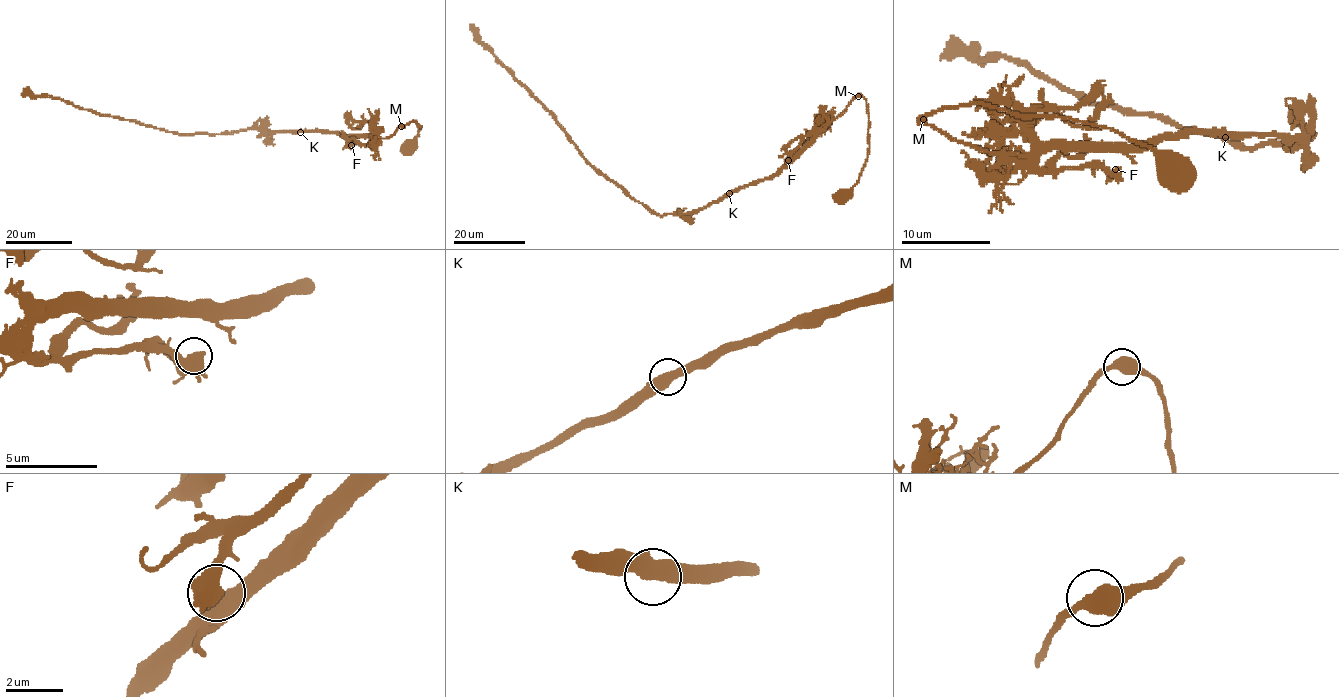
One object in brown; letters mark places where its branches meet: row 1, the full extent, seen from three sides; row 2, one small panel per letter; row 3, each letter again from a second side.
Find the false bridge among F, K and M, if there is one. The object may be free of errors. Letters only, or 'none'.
none

